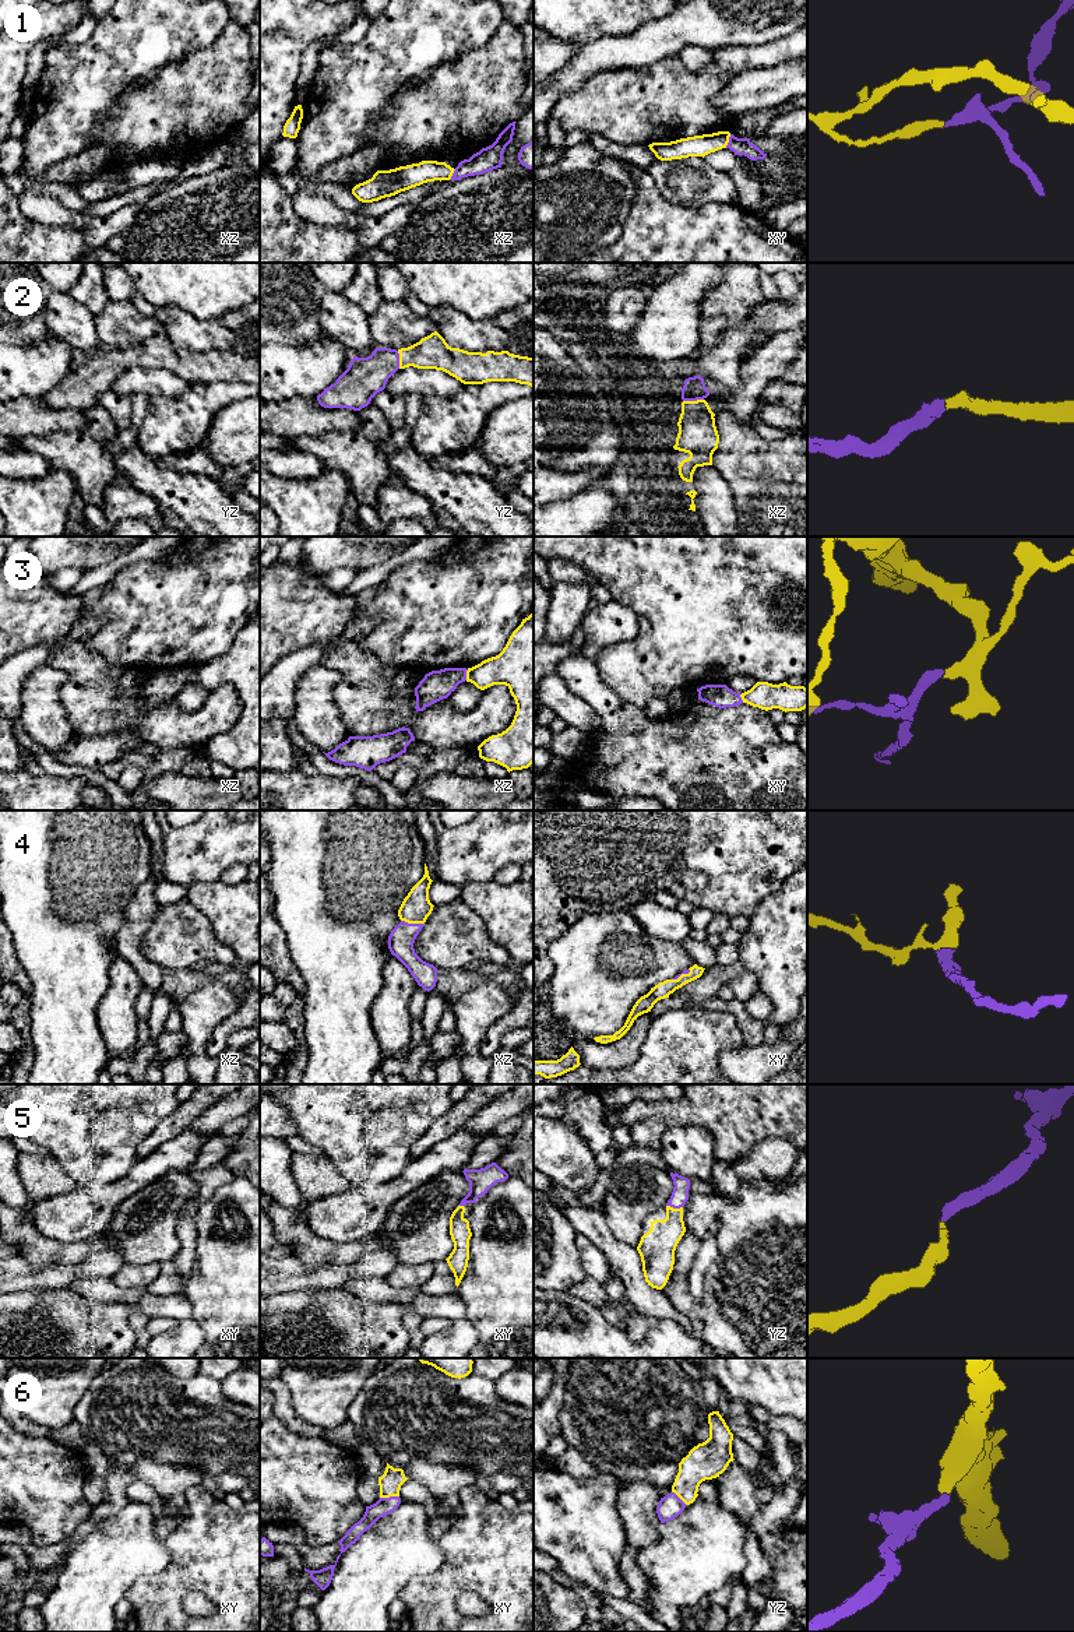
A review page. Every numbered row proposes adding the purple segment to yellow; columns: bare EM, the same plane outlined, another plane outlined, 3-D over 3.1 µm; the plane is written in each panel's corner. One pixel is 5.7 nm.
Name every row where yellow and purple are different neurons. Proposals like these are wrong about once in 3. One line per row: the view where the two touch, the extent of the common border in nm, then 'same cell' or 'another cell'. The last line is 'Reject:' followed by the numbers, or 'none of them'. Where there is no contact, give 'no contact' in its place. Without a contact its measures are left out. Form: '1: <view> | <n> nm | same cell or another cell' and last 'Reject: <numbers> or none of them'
1: xy | 90 nm | another cell
2: xz | 120 nm | same cell
3: xz | 70 nm | same cell
4: xz | 130 nm | same cell
5: yz | 100 nm | same cell
6: xy | 110 nm | same cell
Reject: 1

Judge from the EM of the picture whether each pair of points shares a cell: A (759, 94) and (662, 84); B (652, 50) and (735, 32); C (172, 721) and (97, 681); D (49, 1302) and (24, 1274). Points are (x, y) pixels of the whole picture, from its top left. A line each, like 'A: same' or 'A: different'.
A: different
B: same
C: same
D: different

